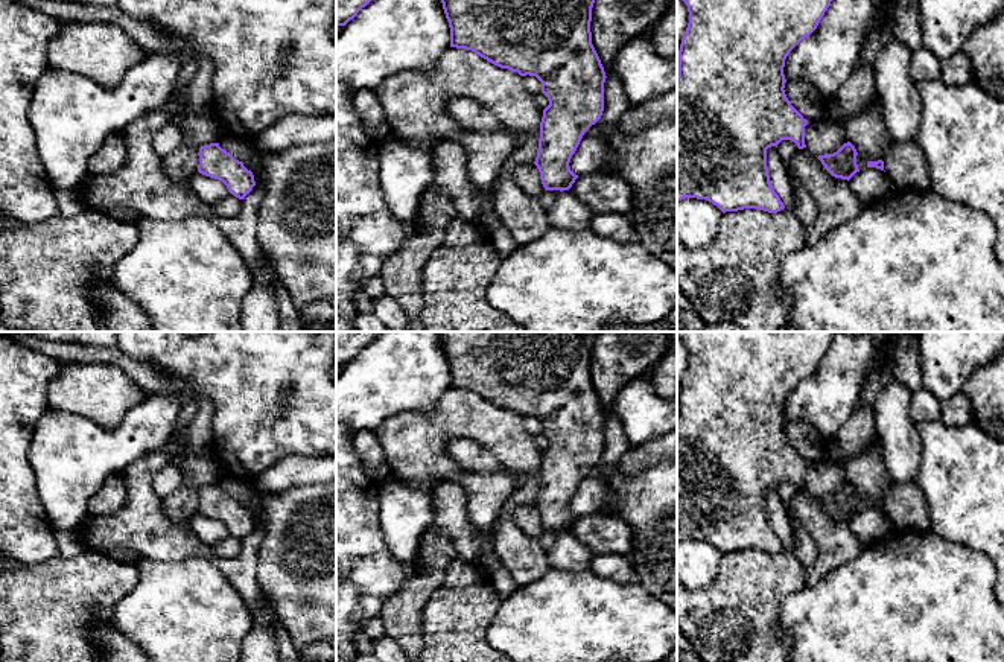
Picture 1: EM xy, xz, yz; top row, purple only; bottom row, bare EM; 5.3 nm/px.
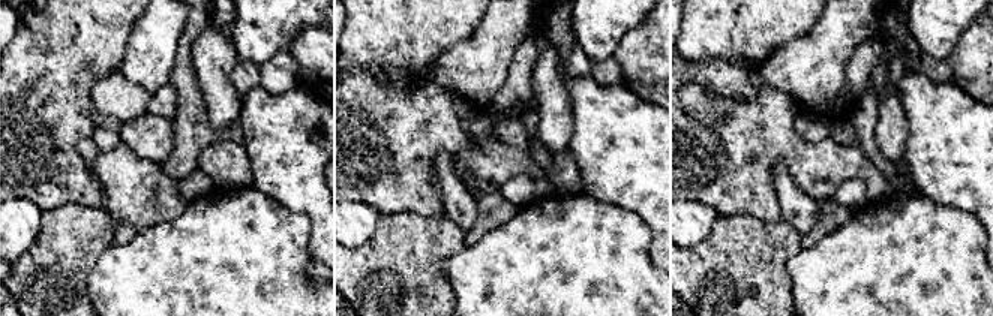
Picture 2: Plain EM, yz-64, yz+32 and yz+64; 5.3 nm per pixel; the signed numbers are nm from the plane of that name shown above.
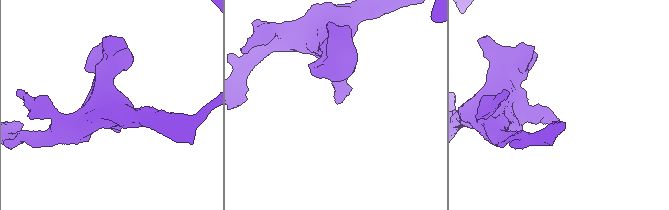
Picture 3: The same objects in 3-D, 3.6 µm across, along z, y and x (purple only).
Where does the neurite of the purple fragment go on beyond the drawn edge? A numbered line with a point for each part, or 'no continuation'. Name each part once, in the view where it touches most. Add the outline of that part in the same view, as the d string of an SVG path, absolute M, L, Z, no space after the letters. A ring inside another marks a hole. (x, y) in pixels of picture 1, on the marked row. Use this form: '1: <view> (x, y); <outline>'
no continuation

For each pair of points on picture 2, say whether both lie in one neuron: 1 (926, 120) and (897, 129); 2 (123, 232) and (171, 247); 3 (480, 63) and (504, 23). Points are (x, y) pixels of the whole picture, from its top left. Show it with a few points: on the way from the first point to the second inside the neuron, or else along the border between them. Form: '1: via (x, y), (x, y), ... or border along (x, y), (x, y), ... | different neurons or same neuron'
1: border along (899, 92), (908, 122), (905, 156) | different neurons
2: border along (167, 222), (149, 225), (129, 241), (116, 246) | different neurons
3: via (488, 53), (498, 33) | same neuron

